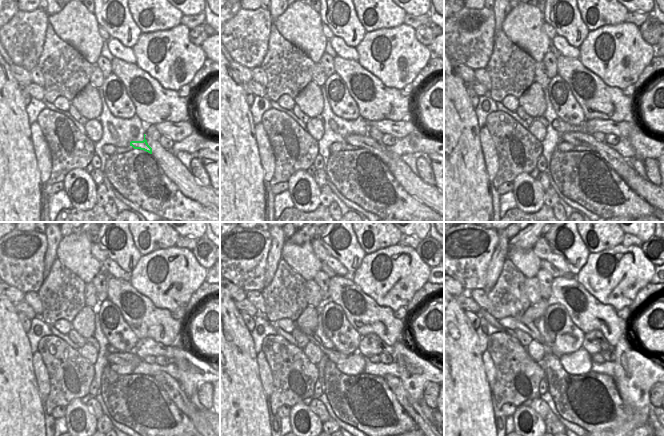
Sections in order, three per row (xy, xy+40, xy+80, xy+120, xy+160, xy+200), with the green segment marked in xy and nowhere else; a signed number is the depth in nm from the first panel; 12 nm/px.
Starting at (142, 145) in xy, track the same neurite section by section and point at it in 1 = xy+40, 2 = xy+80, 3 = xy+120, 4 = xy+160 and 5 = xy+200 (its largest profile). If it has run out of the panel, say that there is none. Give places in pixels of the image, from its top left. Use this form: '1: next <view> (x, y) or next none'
1: next xy+40 (377, 148)
2: next xy+80 (619, 164)
3: next xy+120 (171, 386)
4: next xy+160 (411, 406)
5: next xy+200 (528, 327)

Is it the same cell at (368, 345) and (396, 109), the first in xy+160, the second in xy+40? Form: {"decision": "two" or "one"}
{"decision": "two"}

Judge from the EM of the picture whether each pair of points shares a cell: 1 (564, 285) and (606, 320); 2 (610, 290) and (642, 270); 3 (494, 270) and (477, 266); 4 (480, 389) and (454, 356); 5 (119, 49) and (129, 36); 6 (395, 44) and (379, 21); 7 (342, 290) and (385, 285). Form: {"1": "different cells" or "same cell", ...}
{"1": "same cell", "2": "same cell", "3": "different cells", "4": "same cell", "5": "different cells", "6": "different cells", "7": "different cells"}

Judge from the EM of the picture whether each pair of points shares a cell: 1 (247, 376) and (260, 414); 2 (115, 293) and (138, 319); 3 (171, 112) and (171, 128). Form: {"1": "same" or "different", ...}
{"1": "same", "2": "same", "3": "different"}

